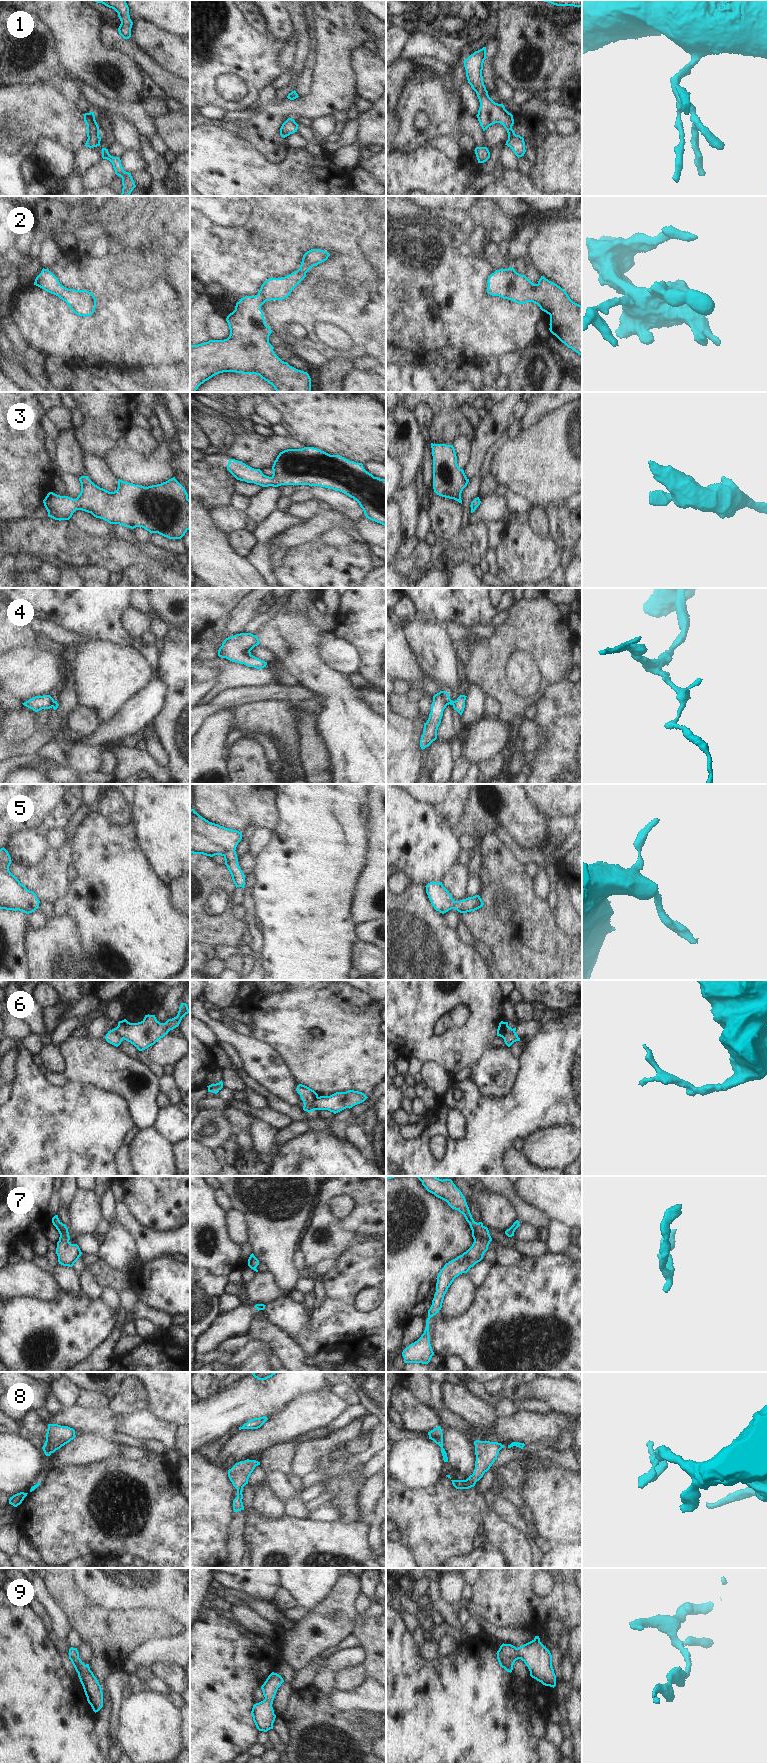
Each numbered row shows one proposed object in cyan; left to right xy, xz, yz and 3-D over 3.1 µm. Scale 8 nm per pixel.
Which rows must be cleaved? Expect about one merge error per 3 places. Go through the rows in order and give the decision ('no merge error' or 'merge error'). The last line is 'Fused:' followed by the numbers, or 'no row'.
1: no merge error
2: no merge error
3: no merge error
4: no merge error
5: no merge error
6: merge error
7: no merge error
8: no merge error
9: no merge error
Fused: 6

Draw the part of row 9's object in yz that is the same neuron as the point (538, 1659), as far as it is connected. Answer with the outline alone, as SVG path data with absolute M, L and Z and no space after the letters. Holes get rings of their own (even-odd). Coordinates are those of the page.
M539 1636L516 1648L511 1644L502 1644L497 1651L497 1659L502 1668L512 1672L516 1660L521 1659L530 1671L530 1676L545 1686L556 1686L556 1675L552 1667L552 1655L540 1642Z

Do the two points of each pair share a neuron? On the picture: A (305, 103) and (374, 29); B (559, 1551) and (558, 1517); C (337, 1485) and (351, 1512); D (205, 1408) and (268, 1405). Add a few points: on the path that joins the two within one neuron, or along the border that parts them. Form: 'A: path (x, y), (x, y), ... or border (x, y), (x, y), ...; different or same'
A: border (357, 14), (362, 25), (373, 37), (372, 40); different
B: border (571, 1543), (555, 1543), (553, 1545); different
C: path (344, 1492), (347, 1495), (348, 1505); same
D: path (221, 1408), (252, 1405); same

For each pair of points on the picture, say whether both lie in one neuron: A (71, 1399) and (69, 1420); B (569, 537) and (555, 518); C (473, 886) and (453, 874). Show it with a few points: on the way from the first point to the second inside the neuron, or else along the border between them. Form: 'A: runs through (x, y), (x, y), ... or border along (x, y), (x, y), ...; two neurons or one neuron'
A: border along (78, 1403), (71, 1407), (64, 1407); two neurons
B: runs through (566, 532), (566, 529), (560, 523); one neuron
C: border along (467, 866), (467, 894), (469, 896); two neurons

